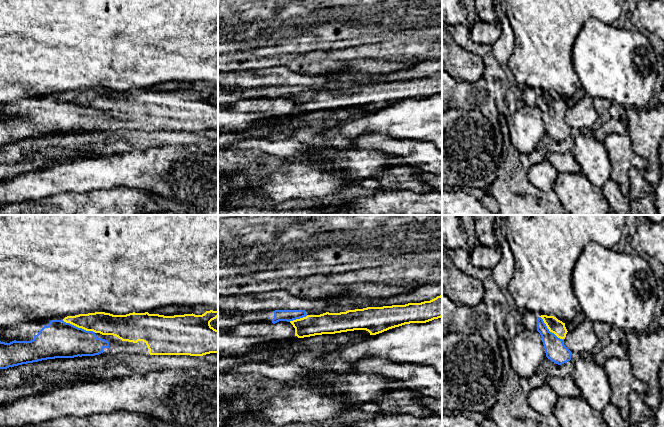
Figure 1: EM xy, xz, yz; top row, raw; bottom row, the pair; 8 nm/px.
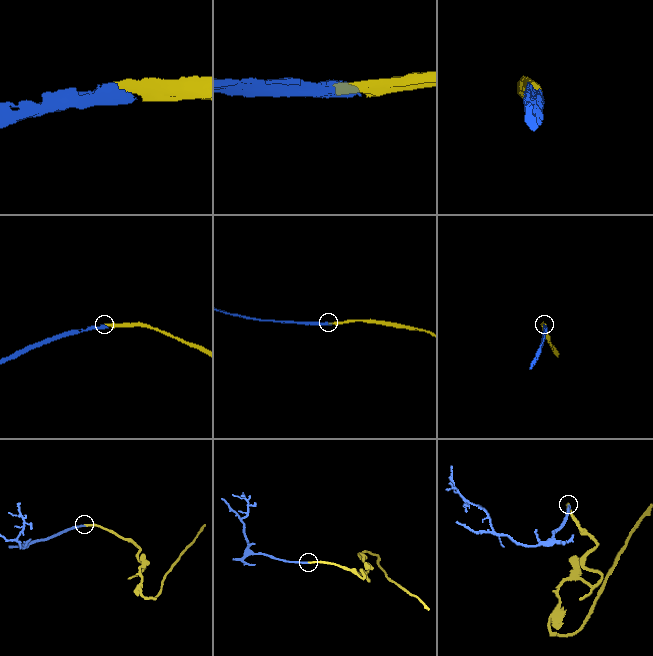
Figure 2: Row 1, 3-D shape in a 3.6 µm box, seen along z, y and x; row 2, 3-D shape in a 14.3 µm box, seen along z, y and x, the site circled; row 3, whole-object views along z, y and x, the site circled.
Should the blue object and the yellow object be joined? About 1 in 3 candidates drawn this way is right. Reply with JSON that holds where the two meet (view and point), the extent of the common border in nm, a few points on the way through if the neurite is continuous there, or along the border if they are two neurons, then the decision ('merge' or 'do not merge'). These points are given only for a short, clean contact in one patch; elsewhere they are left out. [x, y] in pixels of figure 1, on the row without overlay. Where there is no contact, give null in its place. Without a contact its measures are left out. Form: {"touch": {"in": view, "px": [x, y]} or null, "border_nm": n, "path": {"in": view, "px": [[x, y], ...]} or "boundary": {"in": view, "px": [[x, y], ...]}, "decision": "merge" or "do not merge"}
{"touch": {"in": "xy", "px": [79, 104]}, "border_nm": 280, "path": {"in": "xy", "px": [[59, 115], [69, 114], [79, 104], [90, 99], [104, 99]]}, "decision": "merge"}

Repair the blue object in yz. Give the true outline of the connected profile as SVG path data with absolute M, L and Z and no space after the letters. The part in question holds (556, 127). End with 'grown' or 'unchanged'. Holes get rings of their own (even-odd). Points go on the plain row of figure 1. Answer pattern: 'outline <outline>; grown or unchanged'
outline M541 91L537 96L537 107L542 113L548 135L558 141L571 136L572 128L564 121L568 108L565 99L554 92Z; grown

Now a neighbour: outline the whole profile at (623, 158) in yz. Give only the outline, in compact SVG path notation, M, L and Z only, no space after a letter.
M610 134L603 141L612 166L612 179L625 196L629 195L630 177L633 168L644 171L648 163L632 148L628 134Z

